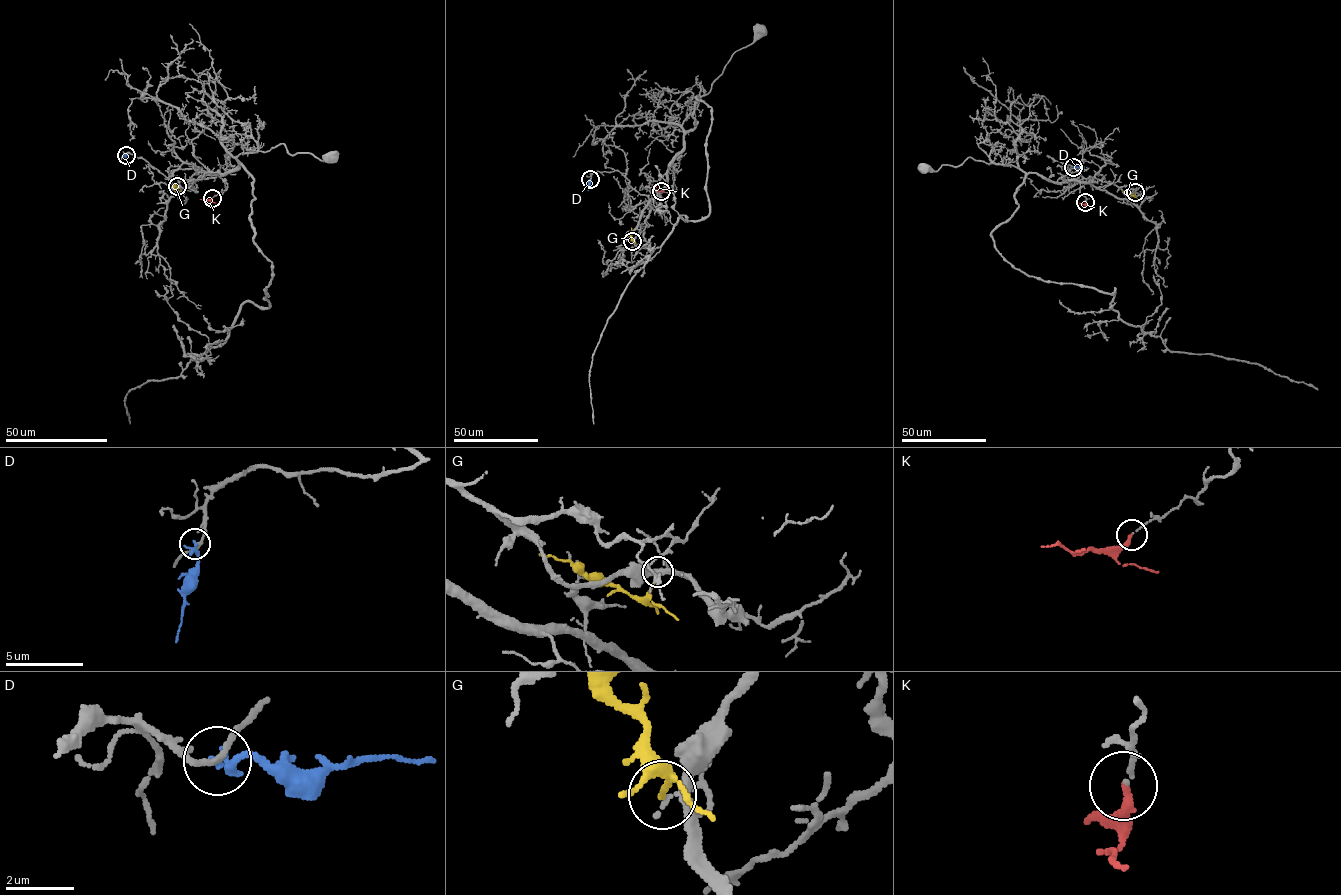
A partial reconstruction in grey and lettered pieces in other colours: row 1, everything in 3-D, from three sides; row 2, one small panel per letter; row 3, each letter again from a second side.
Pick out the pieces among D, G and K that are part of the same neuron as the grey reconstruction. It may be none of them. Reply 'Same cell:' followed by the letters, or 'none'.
Same cell: none

